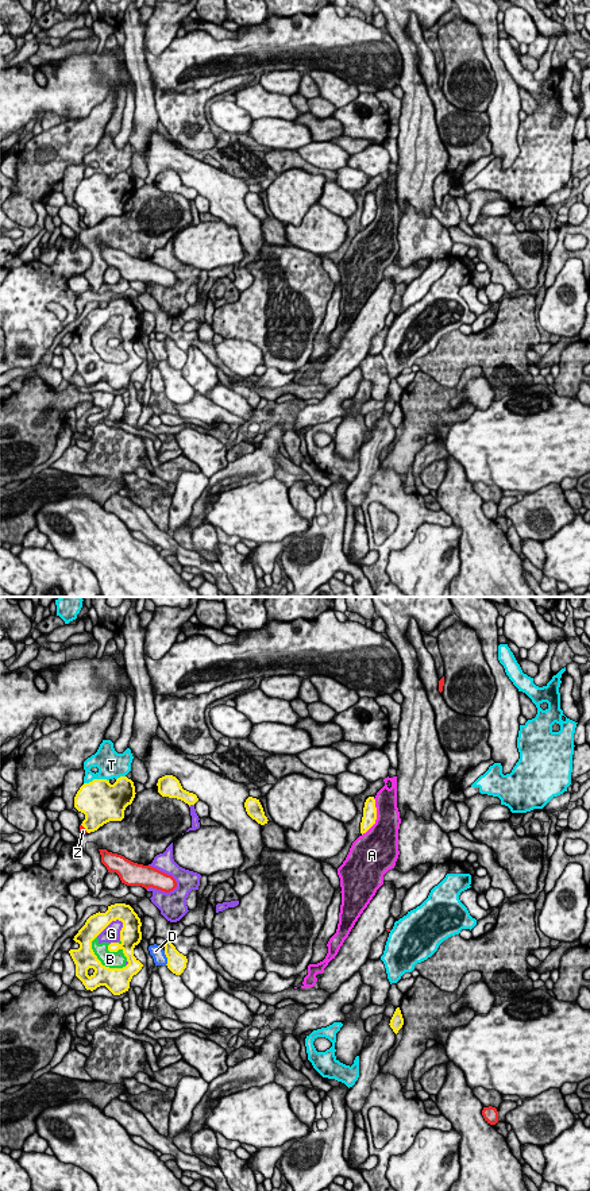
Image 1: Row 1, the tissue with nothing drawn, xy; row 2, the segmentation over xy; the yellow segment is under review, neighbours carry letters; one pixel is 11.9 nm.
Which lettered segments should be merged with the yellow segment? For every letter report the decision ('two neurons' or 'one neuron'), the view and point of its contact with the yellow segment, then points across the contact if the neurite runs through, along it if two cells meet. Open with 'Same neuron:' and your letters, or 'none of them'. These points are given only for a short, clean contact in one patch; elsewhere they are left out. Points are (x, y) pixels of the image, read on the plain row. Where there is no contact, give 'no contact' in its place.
Same neuron: none of them
A: two neurons; meets yellow in xy at (376, 212)
B: two neurons; meets yellow in xy at (101, 359)
D: two neurons; meets yellow in xy at (166, 351); border along xy (164, 346), (166, 359)
G: two neurons; meets yellow in xy at (110, 318)
T: two neurons; meets yellow in xy at (96, 174)
Z: two neurons; meets yellow in xy at (84, 222)

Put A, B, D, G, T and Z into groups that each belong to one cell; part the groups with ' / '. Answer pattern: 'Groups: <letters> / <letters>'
Groups: A / B D G / T / Z

